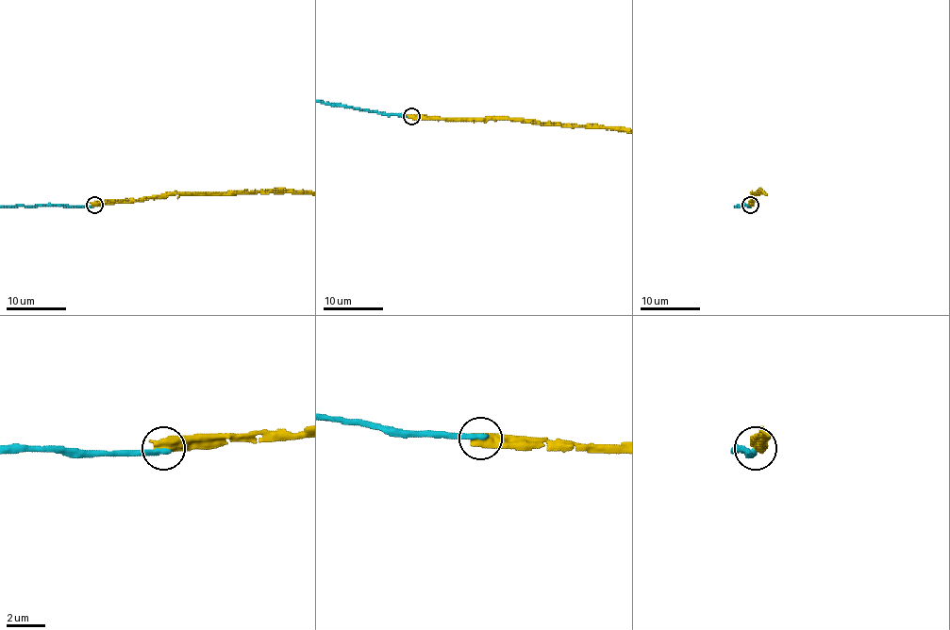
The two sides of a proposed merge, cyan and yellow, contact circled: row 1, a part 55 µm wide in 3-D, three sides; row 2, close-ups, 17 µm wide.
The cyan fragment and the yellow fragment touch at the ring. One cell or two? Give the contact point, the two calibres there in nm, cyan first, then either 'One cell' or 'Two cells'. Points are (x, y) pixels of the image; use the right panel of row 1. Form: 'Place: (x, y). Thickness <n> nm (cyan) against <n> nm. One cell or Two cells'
Place: (750, 205). Thickness 280 nm (cyan) against 650 nm. Two cells

